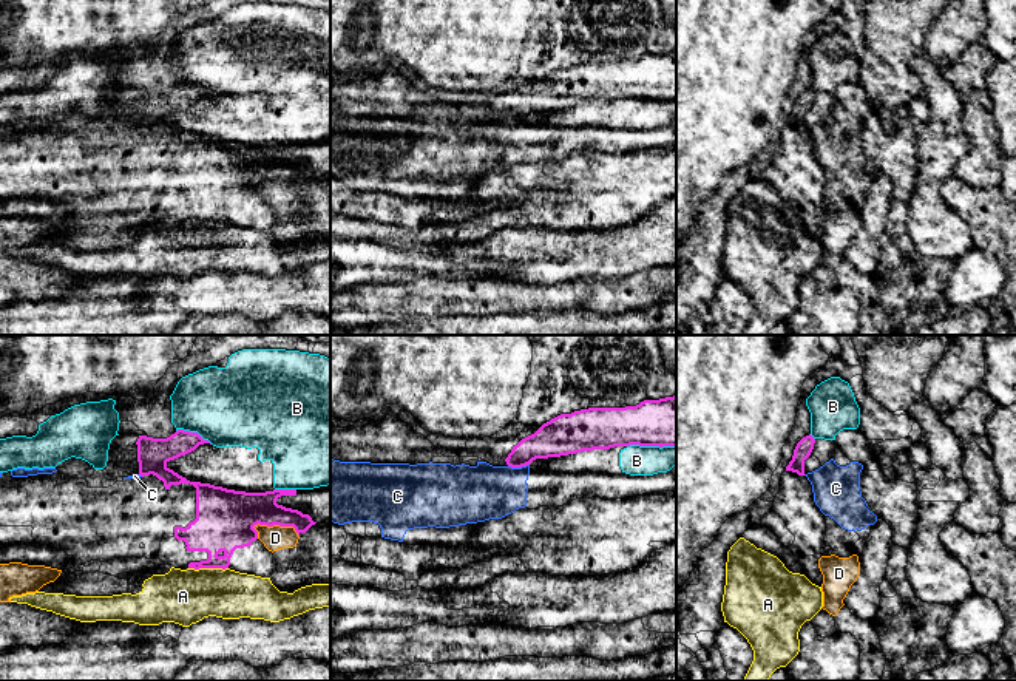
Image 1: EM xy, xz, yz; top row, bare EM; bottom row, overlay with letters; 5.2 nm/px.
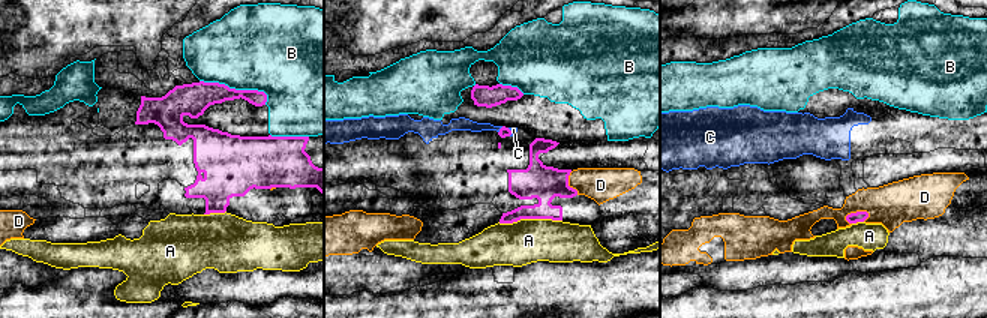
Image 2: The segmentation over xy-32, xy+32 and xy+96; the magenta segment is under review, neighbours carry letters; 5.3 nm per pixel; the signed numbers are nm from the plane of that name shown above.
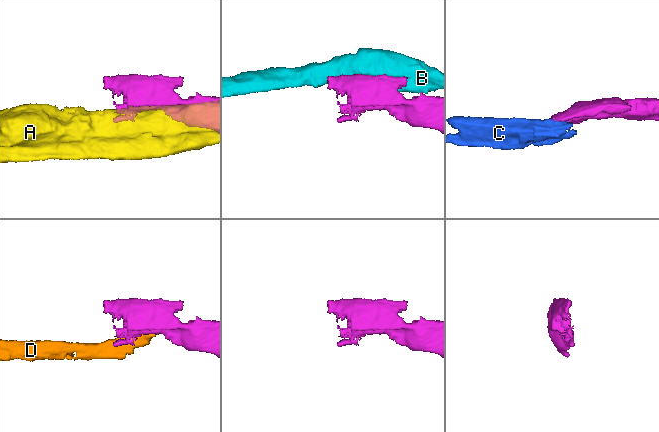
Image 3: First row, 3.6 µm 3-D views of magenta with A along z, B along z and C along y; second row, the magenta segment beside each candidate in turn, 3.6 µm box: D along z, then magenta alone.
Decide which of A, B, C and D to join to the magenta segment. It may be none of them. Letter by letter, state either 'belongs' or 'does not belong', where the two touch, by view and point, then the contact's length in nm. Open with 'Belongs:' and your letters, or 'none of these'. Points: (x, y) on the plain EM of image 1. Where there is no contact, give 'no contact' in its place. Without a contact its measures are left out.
Belongs: none of these
A: does not belong | xy (209, 221) | 200 nm
B: does not belong | xz (650, 99) | 260 nm
C: does not belong | xz (518, 121) | 110 nm
D: does not belong | xy (277, 178) | 260 nm

